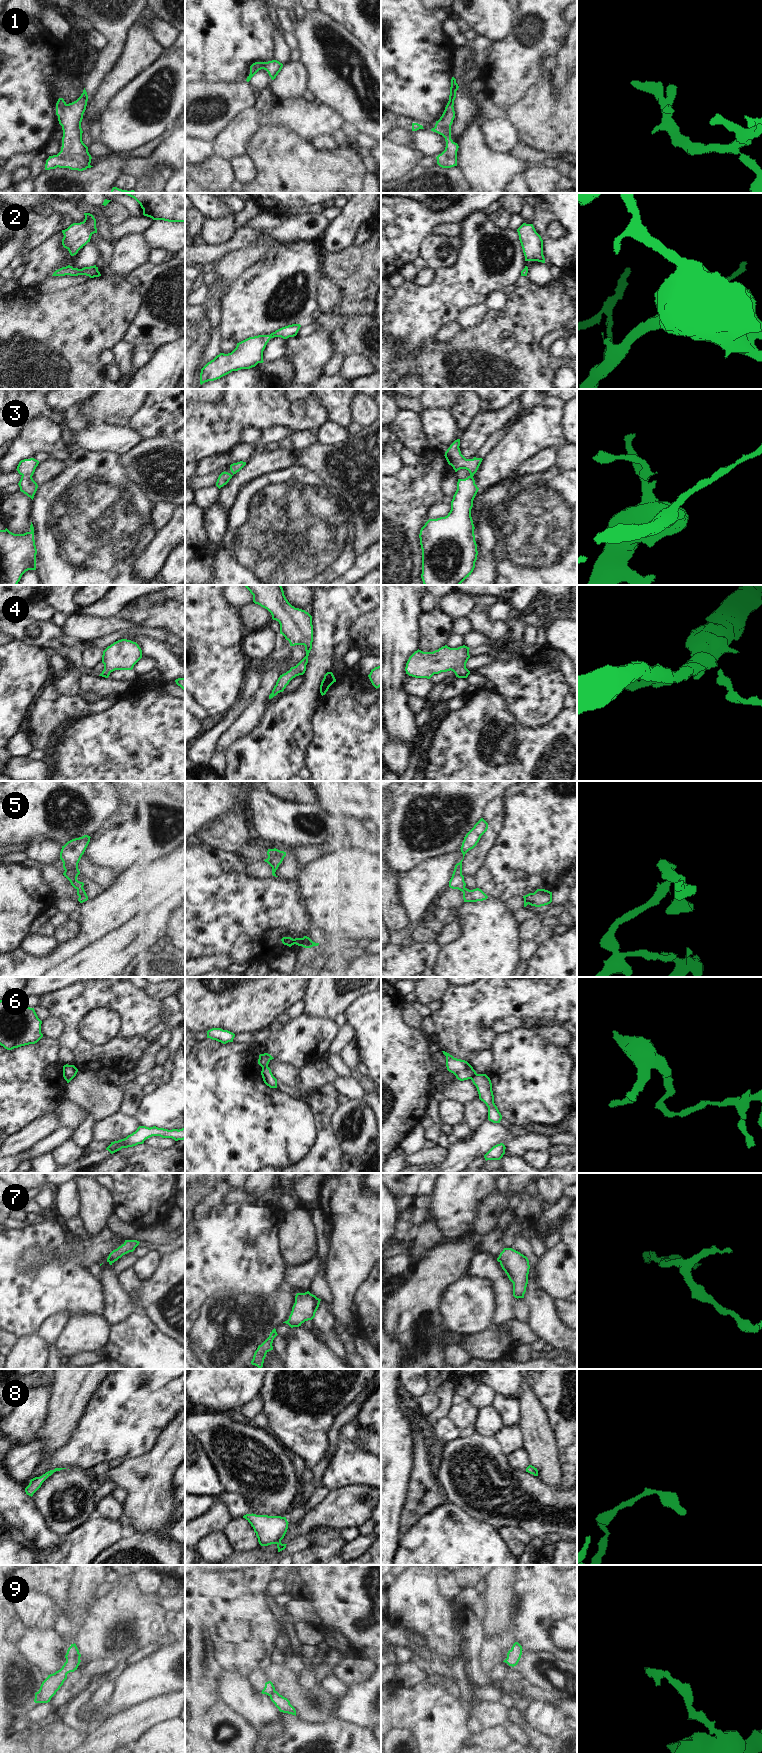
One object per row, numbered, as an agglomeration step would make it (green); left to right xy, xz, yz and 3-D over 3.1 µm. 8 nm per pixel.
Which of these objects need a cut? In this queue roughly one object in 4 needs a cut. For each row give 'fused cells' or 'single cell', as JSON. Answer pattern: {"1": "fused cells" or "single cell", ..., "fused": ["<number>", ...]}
{"1": "single cell", "2": "single cell", "3": "single cell", "4": "single cell", "5": "single cell", "6": "fused cells", "7": "single cell", "8": "single cell", "9": "fused cells", "fused": ["6", "9"]}

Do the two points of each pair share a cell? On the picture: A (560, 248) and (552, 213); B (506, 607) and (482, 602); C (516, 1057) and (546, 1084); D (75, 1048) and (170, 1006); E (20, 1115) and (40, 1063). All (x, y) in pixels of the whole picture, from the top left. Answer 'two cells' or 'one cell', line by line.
A: one cell
B: two cells
C: one cell
D: one cell
E: one cell

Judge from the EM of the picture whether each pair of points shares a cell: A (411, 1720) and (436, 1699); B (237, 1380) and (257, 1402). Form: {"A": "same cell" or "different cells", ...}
{"A": "same cell", "B": "different cells"}

